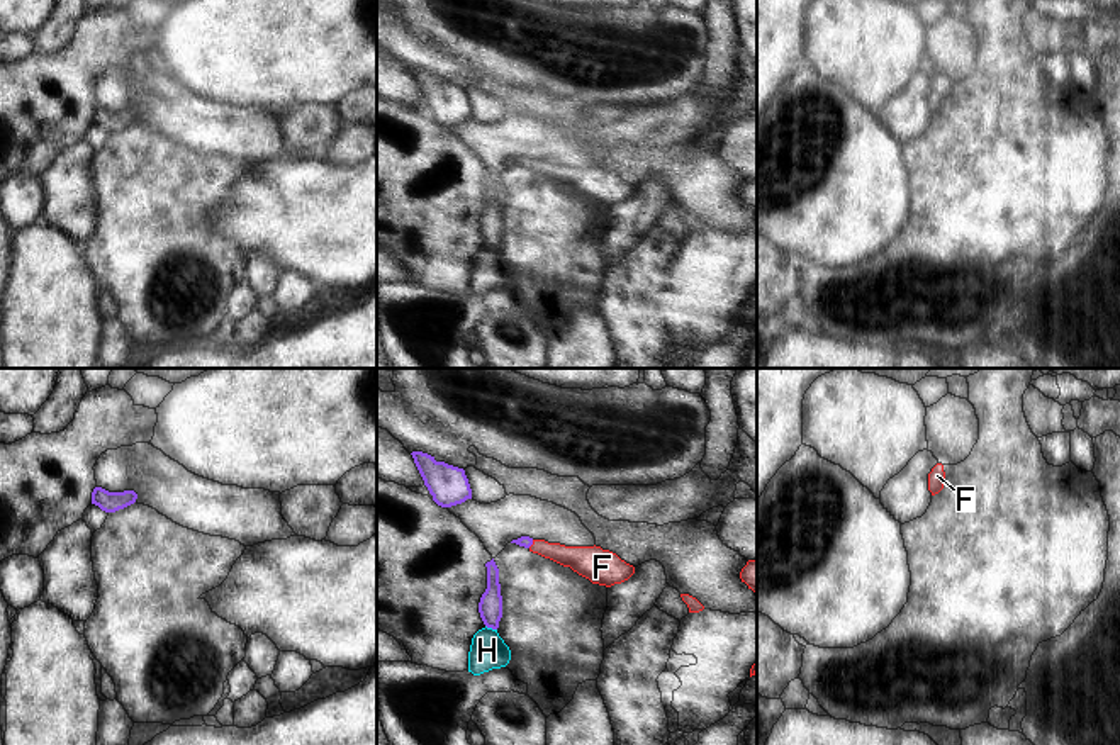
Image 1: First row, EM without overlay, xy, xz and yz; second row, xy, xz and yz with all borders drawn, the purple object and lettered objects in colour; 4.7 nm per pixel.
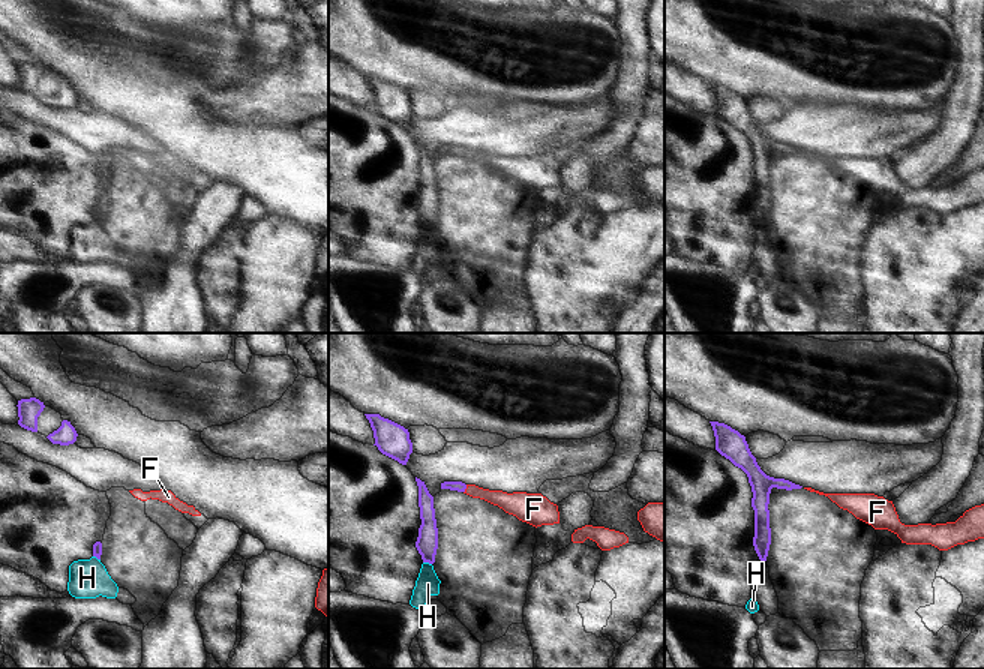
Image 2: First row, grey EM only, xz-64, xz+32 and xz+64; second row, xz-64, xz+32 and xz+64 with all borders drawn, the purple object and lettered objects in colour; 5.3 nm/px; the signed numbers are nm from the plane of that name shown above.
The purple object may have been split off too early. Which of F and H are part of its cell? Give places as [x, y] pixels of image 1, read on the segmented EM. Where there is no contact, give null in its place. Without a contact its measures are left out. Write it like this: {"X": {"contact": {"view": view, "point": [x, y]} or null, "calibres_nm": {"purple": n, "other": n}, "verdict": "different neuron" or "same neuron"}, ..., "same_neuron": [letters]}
{"F": {"contact": {"view": "xz", "point": [532, 543]}, "calibres_nm": {"purple": 60, "other": 130}, "verdict": "same neuron"}, "H": {"contact": {"view": "xz", "point": [491, 627]}, "calibres_nm": {"purple": 110, "other": 170}, "verdict": "different neuron"}, "same_neuron": ["F"]}

